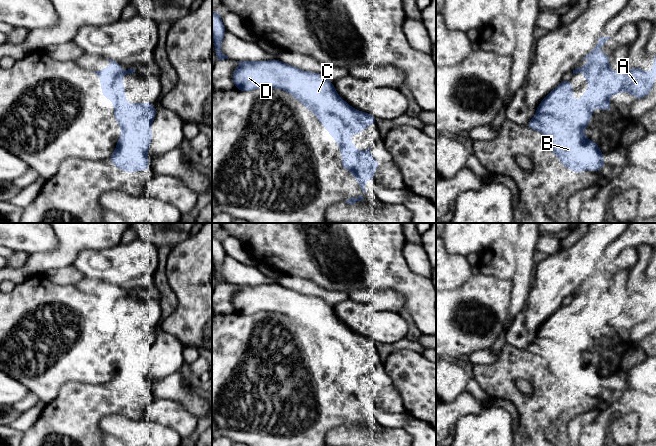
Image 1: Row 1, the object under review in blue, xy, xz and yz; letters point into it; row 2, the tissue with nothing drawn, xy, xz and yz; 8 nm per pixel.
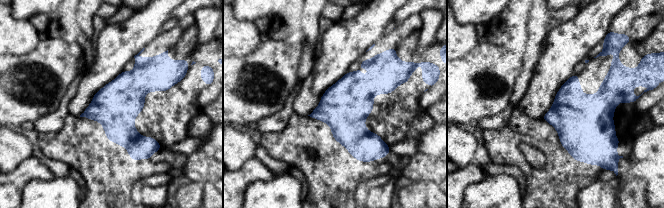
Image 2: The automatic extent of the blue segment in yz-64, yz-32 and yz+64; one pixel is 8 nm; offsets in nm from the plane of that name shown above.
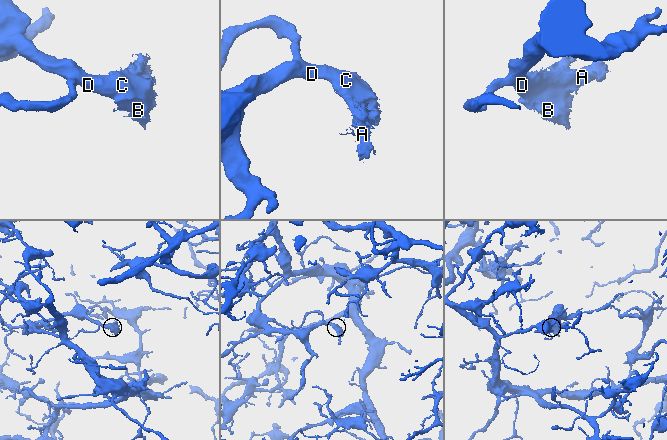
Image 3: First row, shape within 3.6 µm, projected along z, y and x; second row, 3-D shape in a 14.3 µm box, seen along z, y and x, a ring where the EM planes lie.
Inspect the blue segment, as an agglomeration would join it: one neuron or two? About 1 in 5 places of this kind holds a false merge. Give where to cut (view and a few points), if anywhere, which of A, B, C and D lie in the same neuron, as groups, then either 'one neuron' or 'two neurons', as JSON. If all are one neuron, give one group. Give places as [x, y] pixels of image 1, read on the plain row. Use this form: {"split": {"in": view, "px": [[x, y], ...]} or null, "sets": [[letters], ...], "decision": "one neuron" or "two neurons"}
{"split": null, "sets": [["A", "B", "C", "D"]], "decision": "one neuron"}

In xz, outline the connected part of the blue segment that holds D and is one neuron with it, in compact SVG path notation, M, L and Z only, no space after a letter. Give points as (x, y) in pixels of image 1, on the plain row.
M278 283L237 286L240 288L232 298L236 313L280 313L315 338L340 371L341 390L354 399L365 418L365 405L375 403L374 397L380 387L372 381L371 371L358 375L350 361L371 348L376 349L376 342L351 331L338 319L334 307L321 298L301 294Z

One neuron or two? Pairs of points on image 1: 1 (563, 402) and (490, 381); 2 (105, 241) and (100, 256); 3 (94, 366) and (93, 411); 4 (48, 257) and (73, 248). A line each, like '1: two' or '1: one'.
1: one
2: two
3: two
4: one

